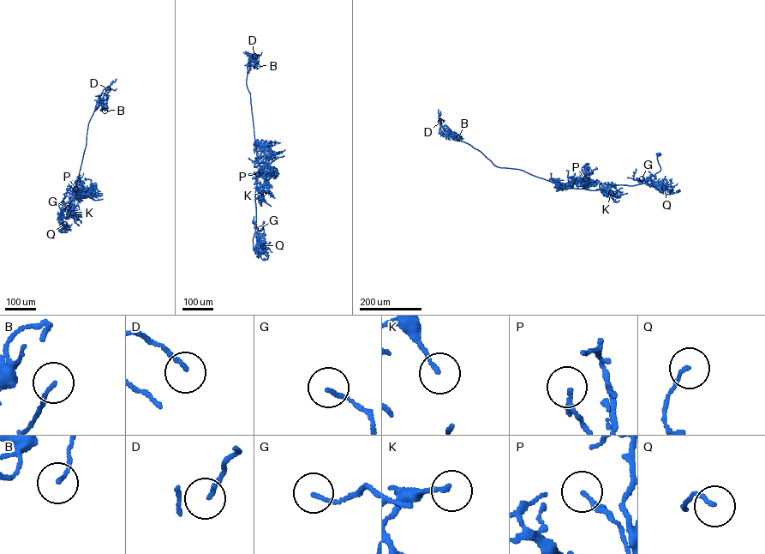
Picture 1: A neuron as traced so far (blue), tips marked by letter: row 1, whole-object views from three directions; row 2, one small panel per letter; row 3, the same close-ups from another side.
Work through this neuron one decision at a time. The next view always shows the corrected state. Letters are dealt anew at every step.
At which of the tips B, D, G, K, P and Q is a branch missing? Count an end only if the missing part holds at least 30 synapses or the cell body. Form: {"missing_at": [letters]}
{"missing_at": []}

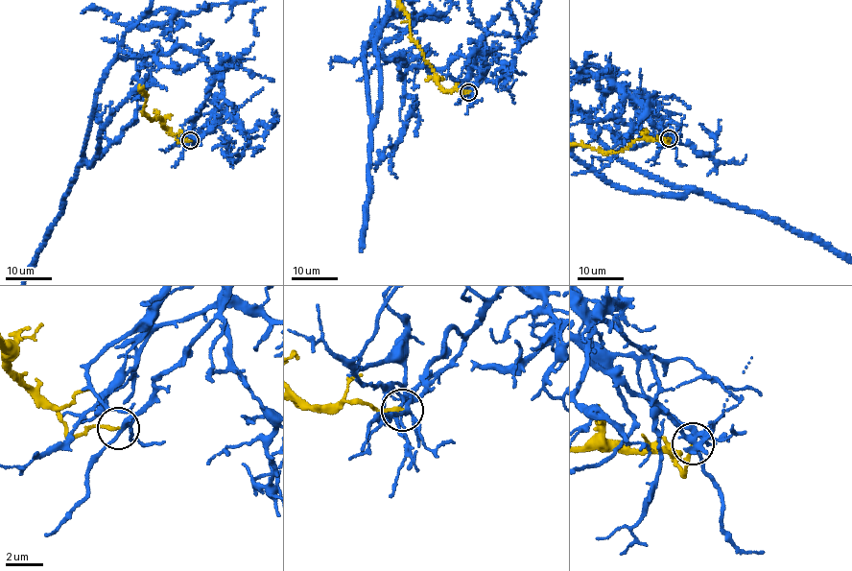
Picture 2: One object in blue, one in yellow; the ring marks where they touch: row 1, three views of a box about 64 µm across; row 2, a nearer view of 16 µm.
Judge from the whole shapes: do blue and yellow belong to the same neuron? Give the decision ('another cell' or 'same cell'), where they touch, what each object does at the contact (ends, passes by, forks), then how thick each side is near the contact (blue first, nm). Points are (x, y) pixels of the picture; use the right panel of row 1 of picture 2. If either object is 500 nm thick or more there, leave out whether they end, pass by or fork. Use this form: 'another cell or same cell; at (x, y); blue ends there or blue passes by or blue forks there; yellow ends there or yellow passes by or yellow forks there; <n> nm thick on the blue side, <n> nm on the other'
another cell; at (669, 138); blue forks there; yellow ends there; 190 nm thick on the blue side, 190 nm on the other

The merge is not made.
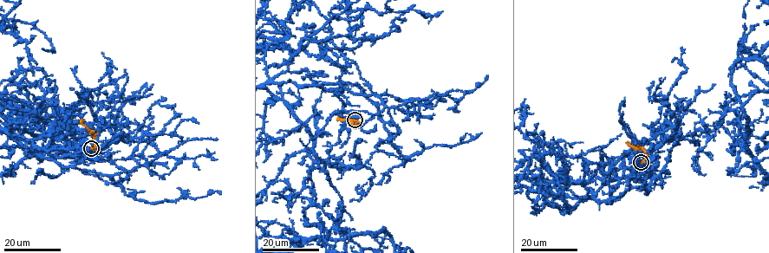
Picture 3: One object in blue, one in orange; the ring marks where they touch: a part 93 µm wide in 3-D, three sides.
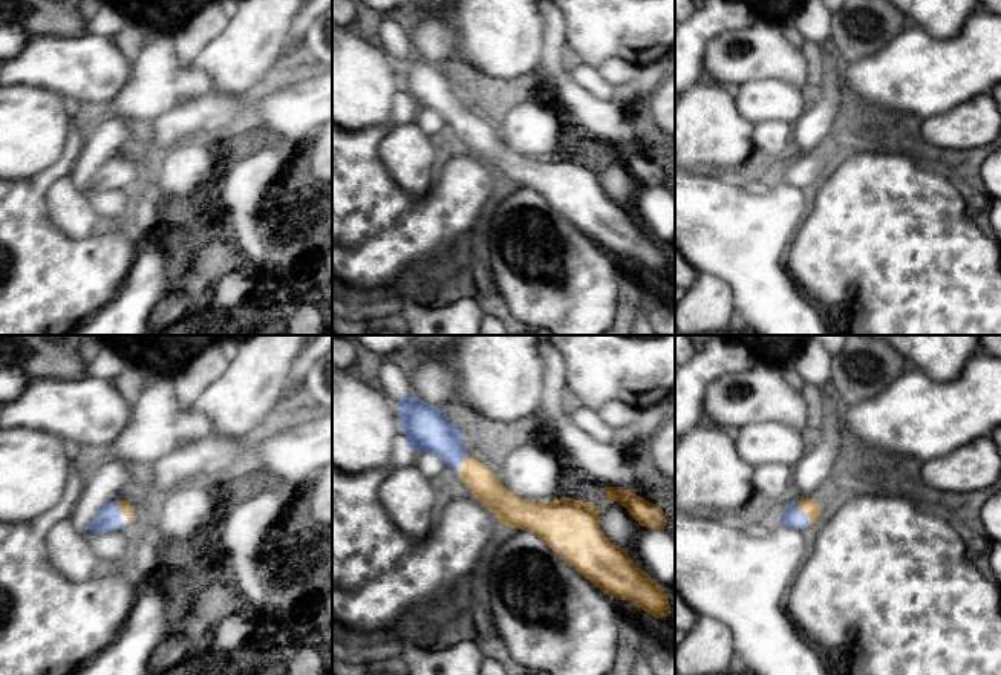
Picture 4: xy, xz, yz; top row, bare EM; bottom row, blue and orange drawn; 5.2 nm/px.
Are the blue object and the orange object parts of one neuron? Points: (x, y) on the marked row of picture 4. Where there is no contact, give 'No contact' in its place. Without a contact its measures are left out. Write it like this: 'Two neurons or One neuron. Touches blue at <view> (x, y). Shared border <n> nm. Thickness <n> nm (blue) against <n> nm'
One neuron. Touches blue at yz (802, 511). Shared border 130 nm. Thickness 100 nm (blue) against 80 nm

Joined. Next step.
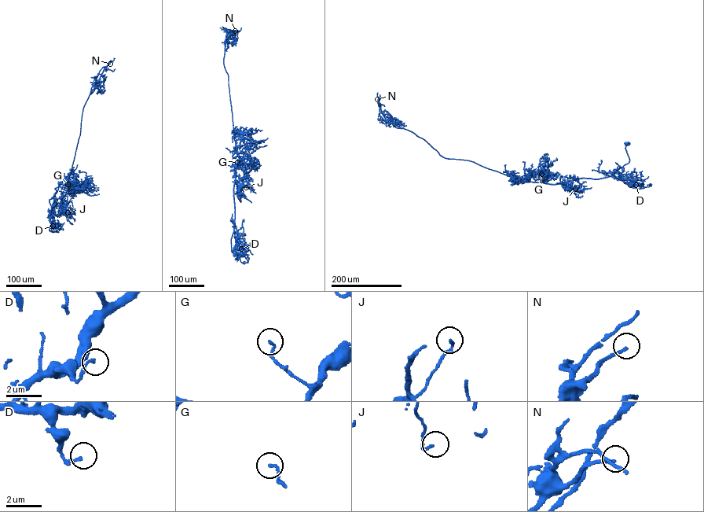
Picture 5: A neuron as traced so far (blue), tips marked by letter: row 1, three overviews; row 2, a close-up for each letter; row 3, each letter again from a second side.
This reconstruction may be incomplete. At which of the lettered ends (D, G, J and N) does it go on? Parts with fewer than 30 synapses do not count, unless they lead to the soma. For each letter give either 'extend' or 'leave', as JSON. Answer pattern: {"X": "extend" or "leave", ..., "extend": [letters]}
{"D": "leave", "G": "leave", "J": "leave", "N": "extend", "extend": ["N"]}

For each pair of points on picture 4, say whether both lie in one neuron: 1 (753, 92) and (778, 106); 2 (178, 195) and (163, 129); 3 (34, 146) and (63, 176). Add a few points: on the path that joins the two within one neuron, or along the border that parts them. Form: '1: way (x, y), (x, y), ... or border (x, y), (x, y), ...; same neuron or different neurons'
1: way (759, 98), (772, 100); same neuron
2: border (184, 140), (169, 152); different neurons
3: border (65, 164), (52, 173); different neurons

